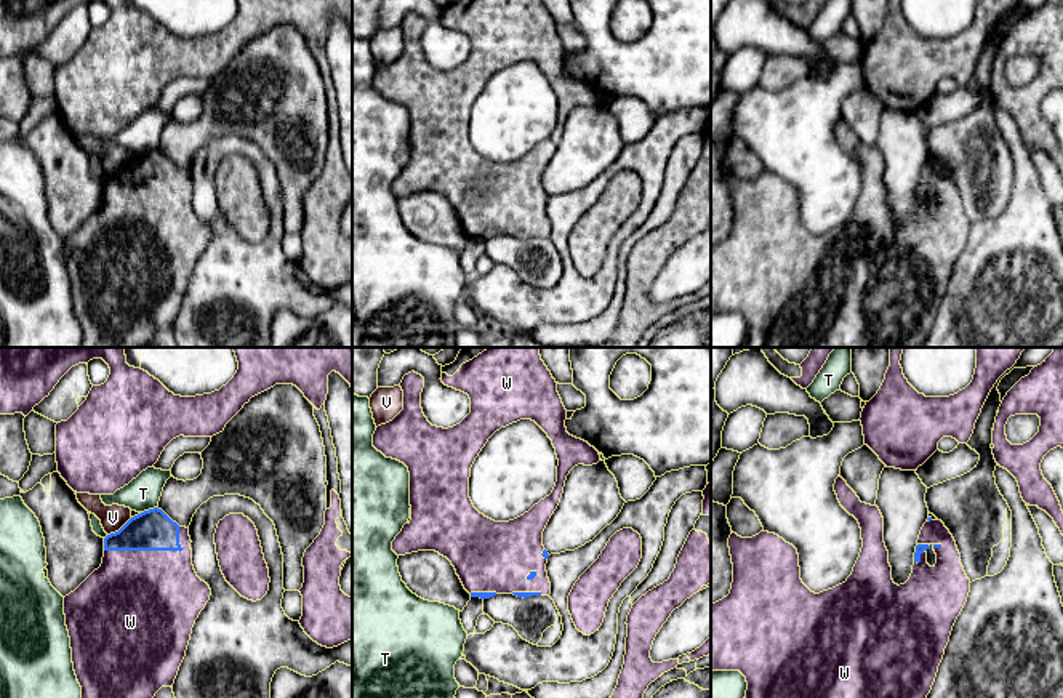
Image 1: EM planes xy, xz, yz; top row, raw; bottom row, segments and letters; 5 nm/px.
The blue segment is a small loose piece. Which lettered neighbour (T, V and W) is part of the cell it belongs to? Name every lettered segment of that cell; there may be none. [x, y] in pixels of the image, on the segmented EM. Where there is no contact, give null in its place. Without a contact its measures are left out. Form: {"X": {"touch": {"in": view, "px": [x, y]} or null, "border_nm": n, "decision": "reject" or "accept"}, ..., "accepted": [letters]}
{"T": {"touch": {"in": "xy", "px": [149, 509]}, "border_nm": 90, "decision": "reject"}, "V": {"touch": {"in": "xy", "px": [120, 529]}, "border_nm": 160, "decision": "reject"}, "W": {"touch": {"in": "xy", "px": [154, 549]}, "border_nm": 400, "decision": "accept"}, "accepted": ["W"]}

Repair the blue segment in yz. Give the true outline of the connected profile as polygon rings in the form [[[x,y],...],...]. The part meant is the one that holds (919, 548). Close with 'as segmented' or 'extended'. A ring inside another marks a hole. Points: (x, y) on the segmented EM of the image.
[[[840,475],[836,479],[834,491],[840,506],[858,520],[861,528],[863,548],[852,575],[847,578],[845,583],[832,589],[823,591],[820,594],[812,592],[800,580],[797,549],[778,535],[760,532],[752,538],[741,538],[732,532],[728,538],[728,548],[733,564],[732,589],[727,597],[716,604],[711,604],[711,672],[740,671],[748,682],[746,698],[927,698],[935,682],[938,666],[943,660],[945,648],[949,642],[953,626],[961,615],[970,592],[970,580],[967,578],[961,564],[961,554],[957,551],[956,541],[941,520],[933,520],[932,517],[929,517],[917,540],[913,573],[905,584],[898,586],[892,580],[889,551],[884,543],[884,517],[879,507],[861,503],[856,493]]] | extended

